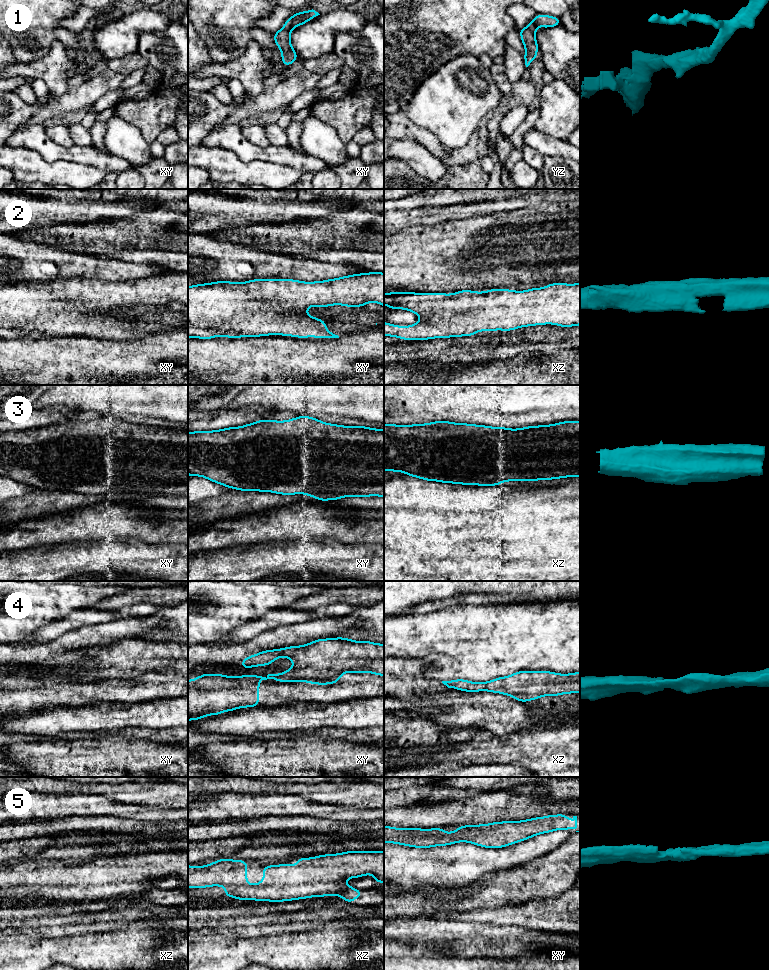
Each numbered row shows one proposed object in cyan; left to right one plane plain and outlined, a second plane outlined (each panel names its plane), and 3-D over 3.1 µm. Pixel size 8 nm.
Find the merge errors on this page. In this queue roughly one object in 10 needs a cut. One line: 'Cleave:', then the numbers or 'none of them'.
Cleave: none of them

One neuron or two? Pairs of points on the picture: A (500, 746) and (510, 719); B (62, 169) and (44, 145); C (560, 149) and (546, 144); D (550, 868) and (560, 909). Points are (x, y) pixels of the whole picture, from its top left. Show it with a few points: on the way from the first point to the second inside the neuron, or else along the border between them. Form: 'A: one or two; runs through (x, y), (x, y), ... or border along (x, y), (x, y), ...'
A: two; border along (526, 727), (500, 735), (481, 729)
B: two; border along (34, 151), (48, 161), (75, 161), (79, 164)
C: one; runs through (557, 147), (549, 146)
D: two; border along (569, 888), (556, 897), (534, 900)

